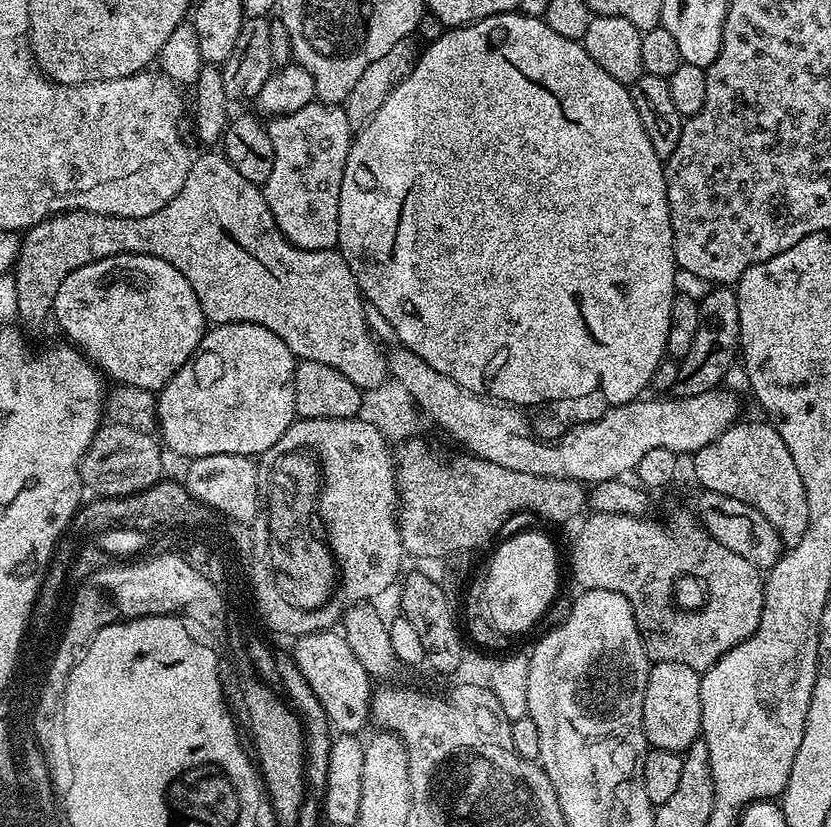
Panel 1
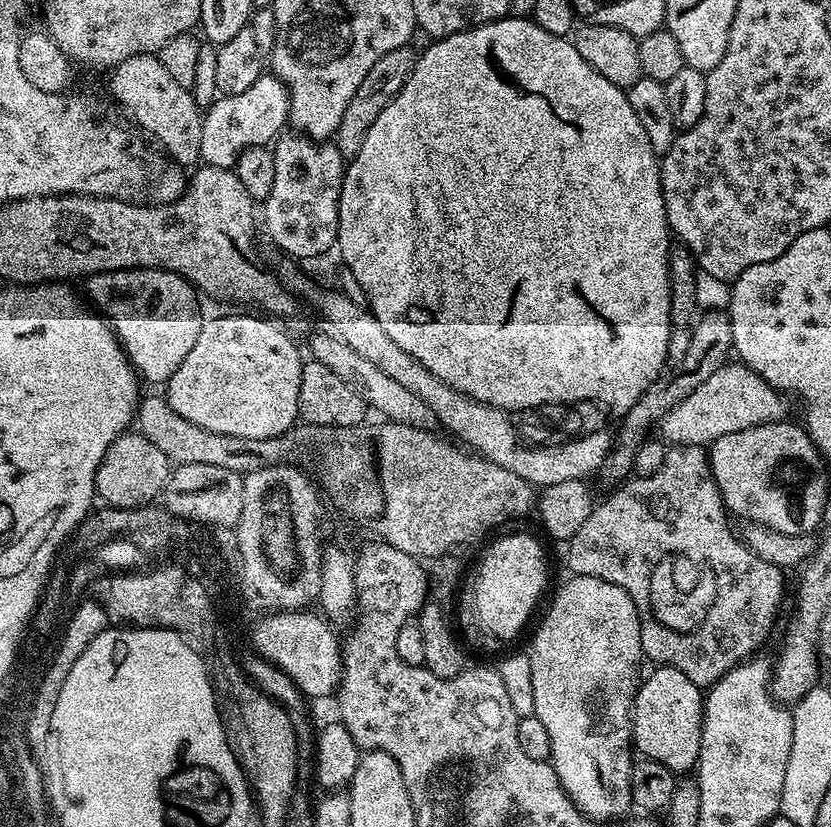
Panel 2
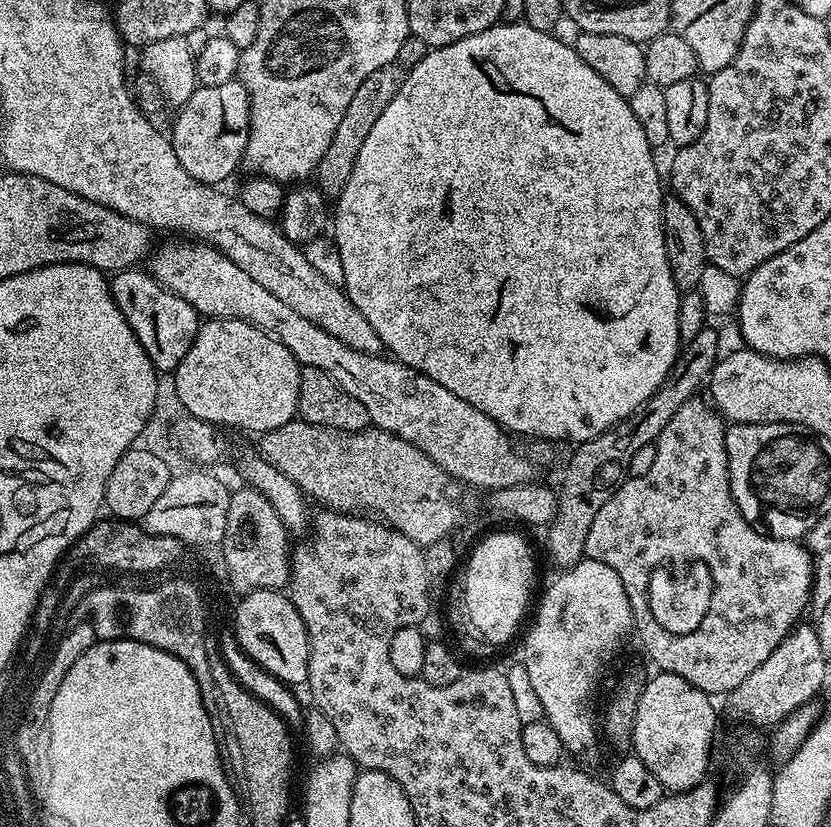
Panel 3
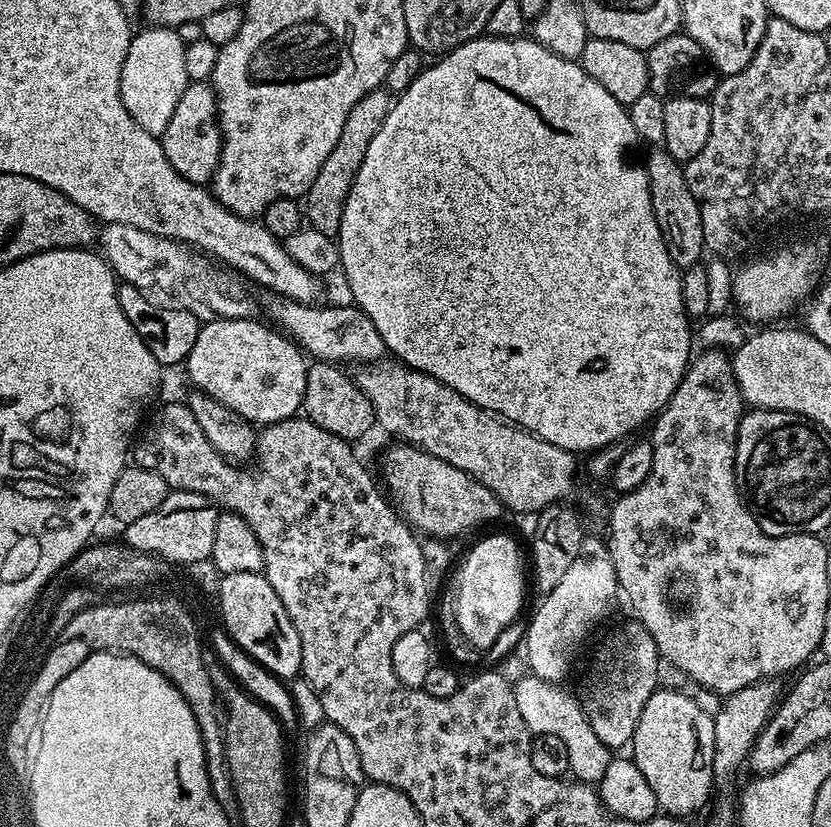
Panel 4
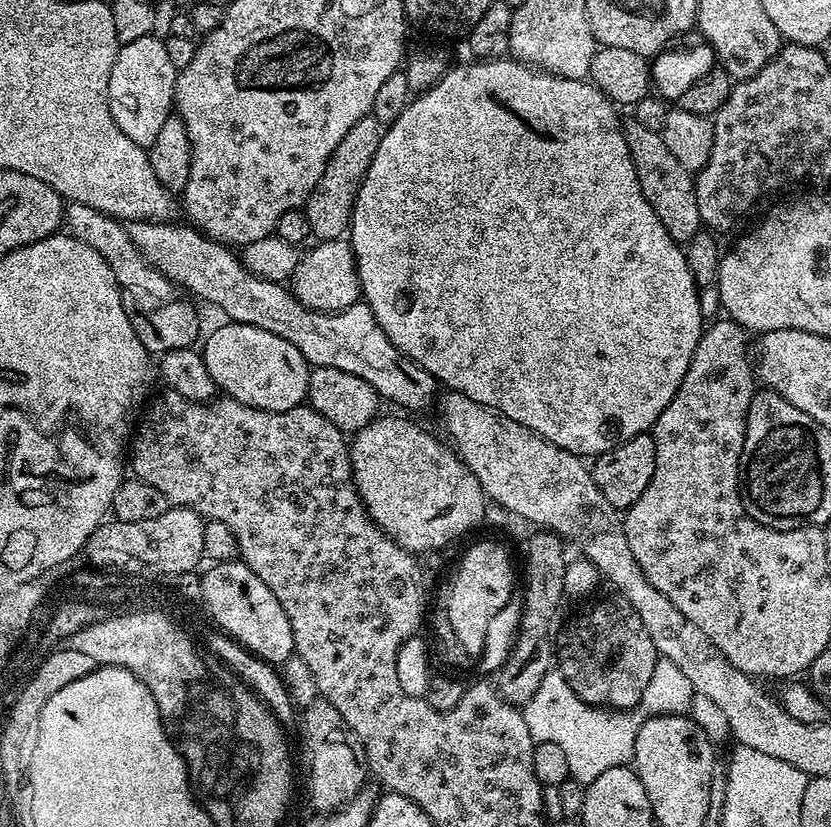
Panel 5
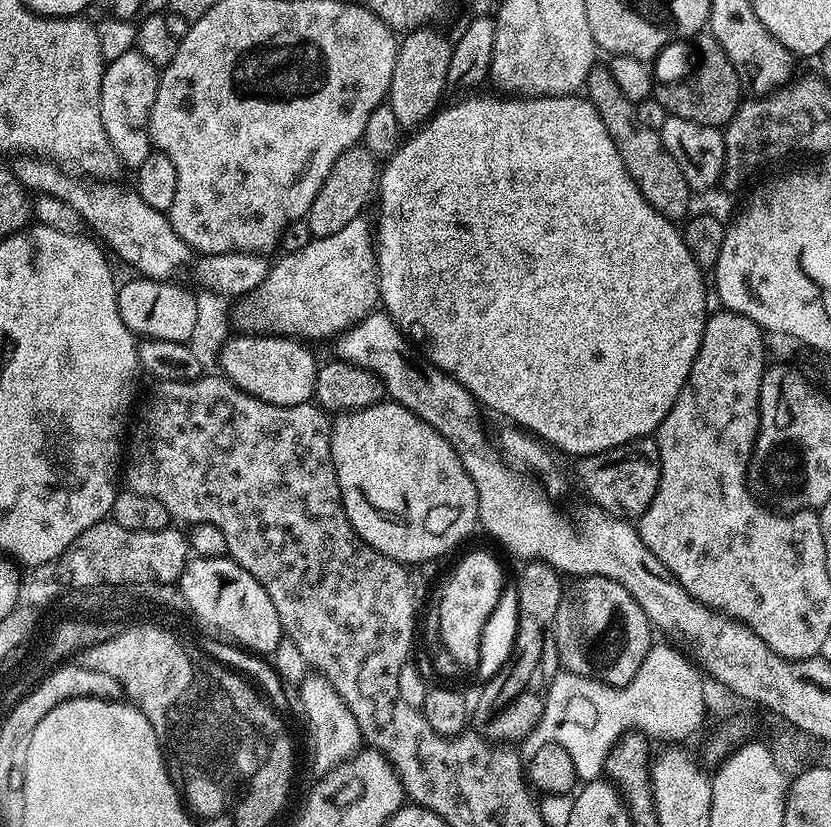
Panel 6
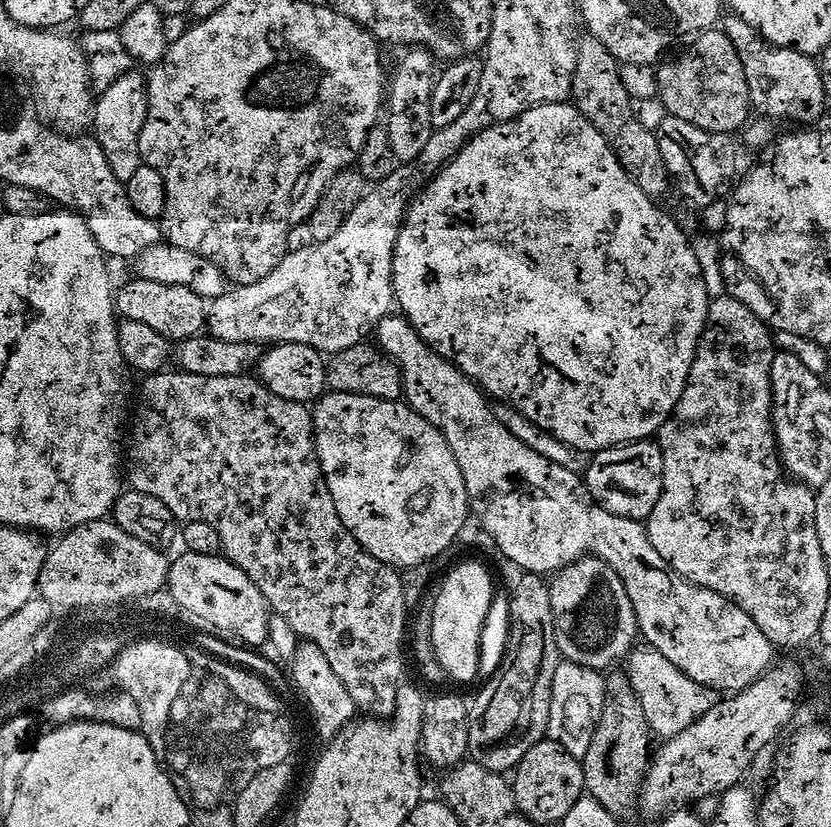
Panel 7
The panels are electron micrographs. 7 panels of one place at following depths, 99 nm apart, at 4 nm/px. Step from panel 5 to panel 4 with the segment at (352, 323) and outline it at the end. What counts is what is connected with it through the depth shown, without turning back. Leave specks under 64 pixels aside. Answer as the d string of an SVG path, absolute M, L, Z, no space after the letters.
M269 295L267 319L293 344L309 357L320 362L375 362L385 355L386 349L374 322L355 306L348 308L320 308L319 303L303 304L285 296Z

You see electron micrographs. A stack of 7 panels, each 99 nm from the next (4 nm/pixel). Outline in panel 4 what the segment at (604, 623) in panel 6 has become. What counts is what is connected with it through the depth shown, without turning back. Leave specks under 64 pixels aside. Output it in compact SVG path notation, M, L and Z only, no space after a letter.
M629 618L620 624L600 645L588 664L588 673L584 676L584 685L578 691L578 700L588 717L594 734L598 734L598 742L605 744L609 750L627 749L632 743L632 735L638 726L638 718L642 718L642 710L646 710L646 702L650 702L650 694L654 694L662 680L662 657L650 630L642 626L639 620Z

